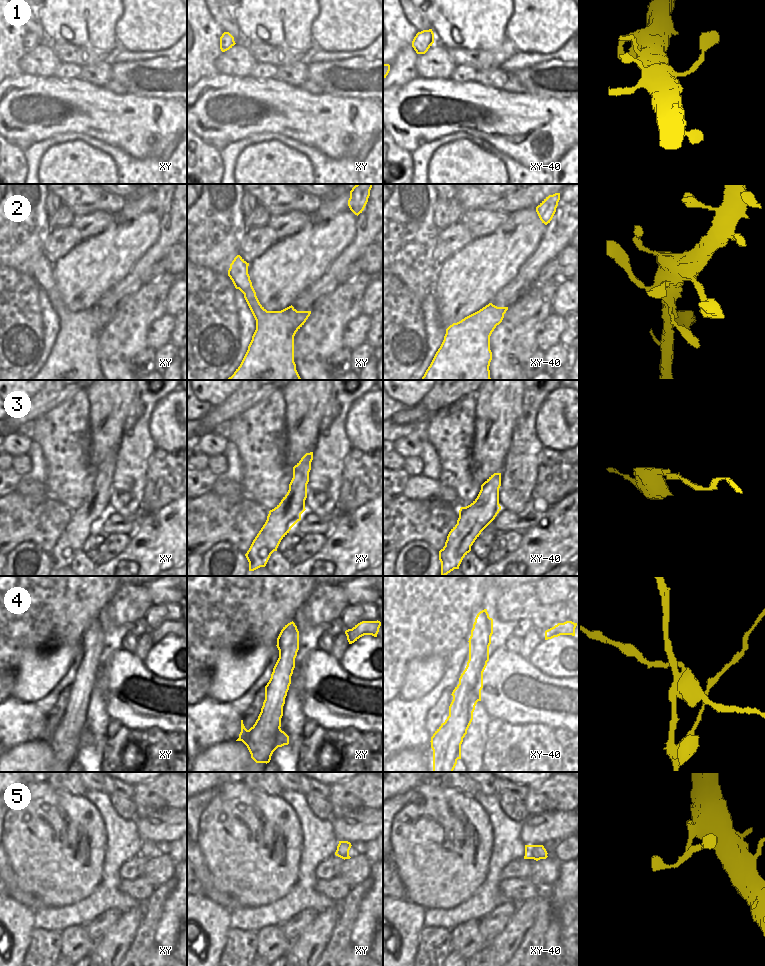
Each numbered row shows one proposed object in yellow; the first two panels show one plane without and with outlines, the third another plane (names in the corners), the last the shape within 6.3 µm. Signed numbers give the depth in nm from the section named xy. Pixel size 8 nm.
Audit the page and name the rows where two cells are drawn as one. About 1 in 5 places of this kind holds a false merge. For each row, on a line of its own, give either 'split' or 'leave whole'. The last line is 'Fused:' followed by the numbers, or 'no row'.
1: leave whole
2: leave whole
3: leave whole
4: split
5: leave whole
Fused: 4

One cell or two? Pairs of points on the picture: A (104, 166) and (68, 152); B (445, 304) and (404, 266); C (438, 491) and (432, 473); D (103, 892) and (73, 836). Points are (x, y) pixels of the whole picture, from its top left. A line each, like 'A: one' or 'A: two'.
A: one
B: two
C: two
D: two

